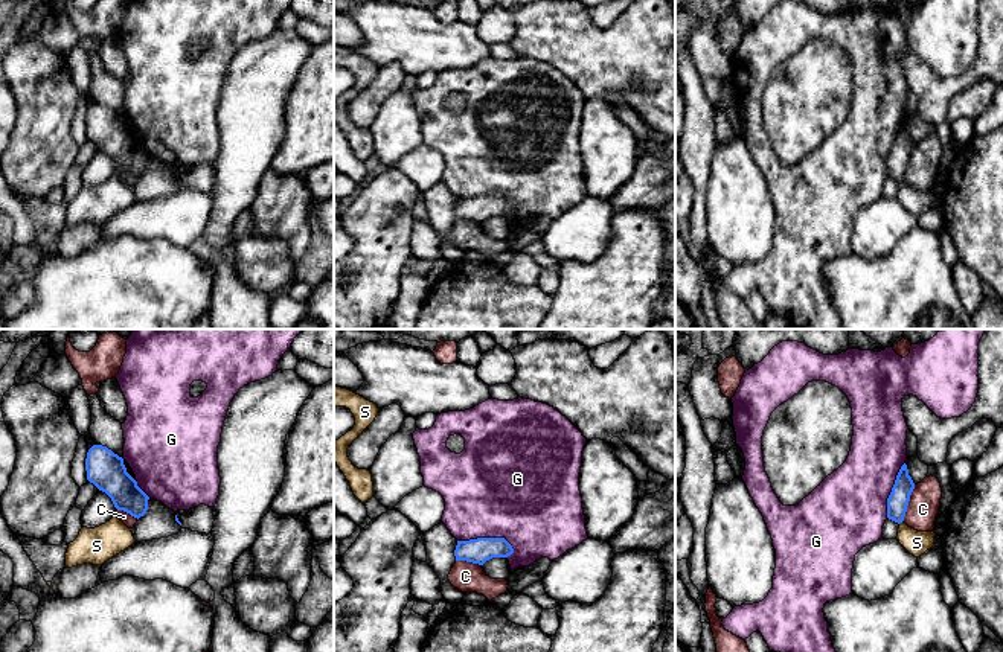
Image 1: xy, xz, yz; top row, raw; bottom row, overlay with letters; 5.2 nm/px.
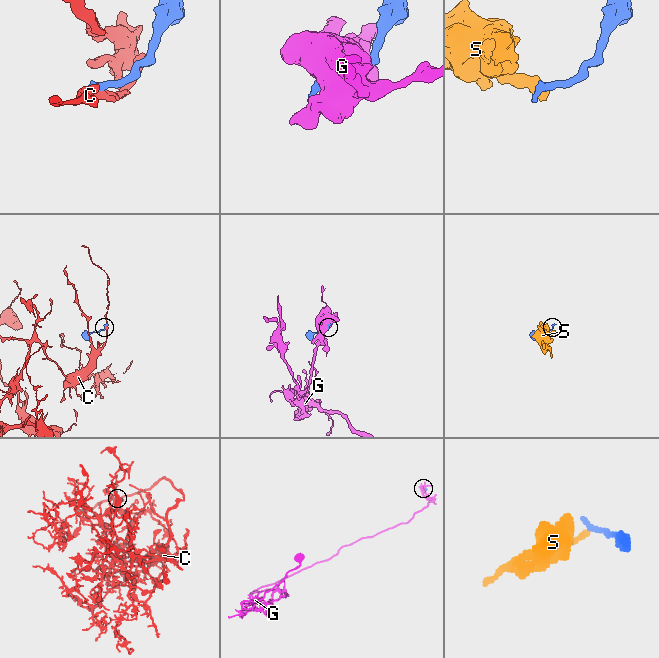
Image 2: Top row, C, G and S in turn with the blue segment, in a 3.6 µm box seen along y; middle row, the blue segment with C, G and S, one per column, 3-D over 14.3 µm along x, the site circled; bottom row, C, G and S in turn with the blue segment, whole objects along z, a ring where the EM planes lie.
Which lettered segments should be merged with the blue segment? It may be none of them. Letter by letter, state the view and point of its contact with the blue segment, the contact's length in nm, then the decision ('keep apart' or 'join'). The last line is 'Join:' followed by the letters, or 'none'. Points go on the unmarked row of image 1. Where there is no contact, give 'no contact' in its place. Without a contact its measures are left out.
C: yz (907, 162) | 200 nm | keep apart
G: xz (488, 197) | 320 nm | keep apart
S: yz (900, 180) | 40 nm | keep apart
Join: none

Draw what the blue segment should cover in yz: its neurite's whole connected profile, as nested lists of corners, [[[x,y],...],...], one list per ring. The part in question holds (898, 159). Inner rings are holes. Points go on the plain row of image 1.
[[[904,122],[896,134],[895,143],[887,157],[887,177],[889,178],[898,183],[904,180],[913,148],[915,148],[915,142],[912,136],[908,134],[907,123]]]

